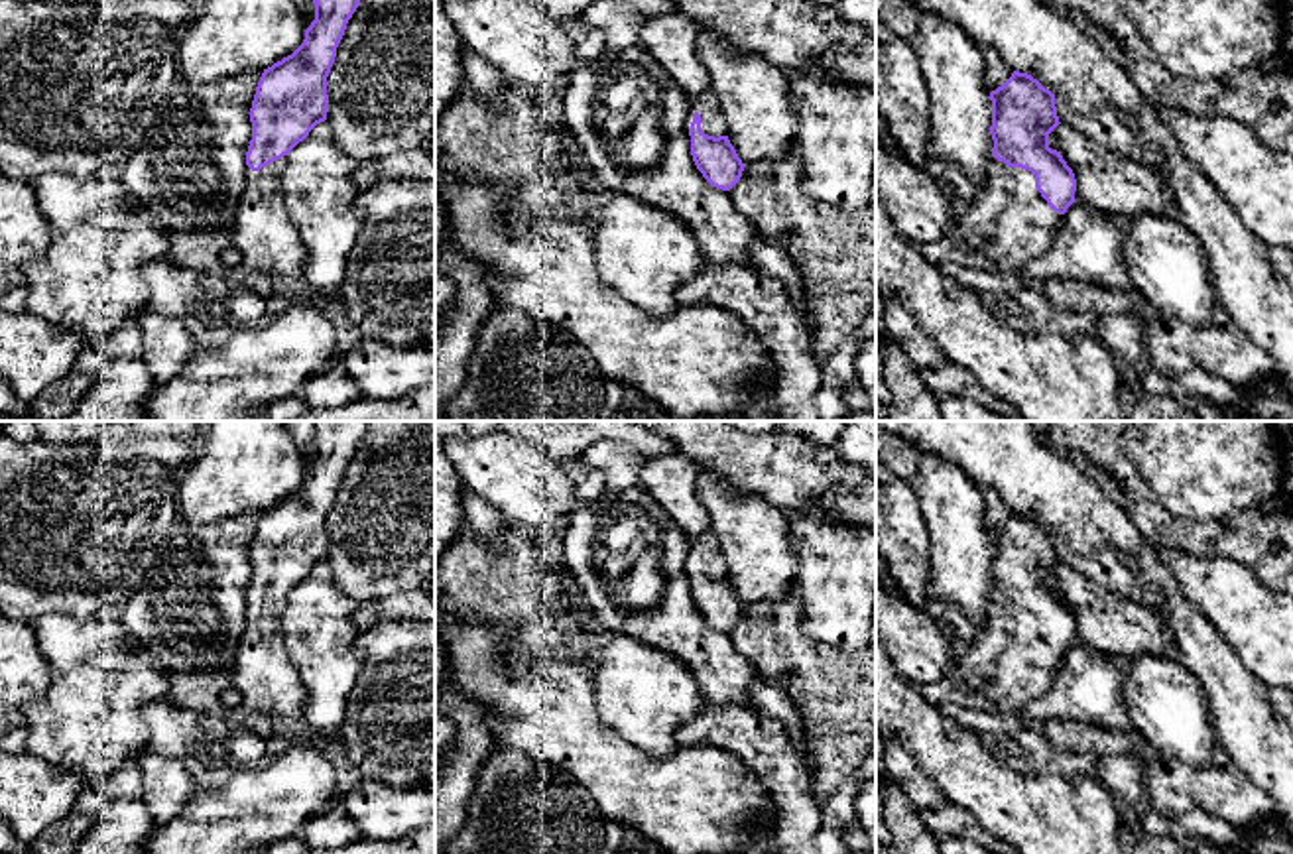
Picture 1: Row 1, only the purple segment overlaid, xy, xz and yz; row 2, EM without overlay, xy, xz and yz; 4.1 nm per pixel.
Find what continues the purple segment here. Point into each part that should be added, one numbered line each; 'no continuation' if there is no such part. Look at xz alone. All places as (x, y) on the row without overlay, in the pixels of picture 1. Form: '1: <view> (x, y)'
1: xz (713, 563)

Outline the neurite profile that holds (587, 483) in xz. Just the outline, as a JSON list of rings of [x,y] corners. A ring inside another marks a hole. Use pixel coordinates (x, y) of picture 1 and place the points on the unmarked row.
[[[573,460],[565,466],[565,470],[569,472],[573,480],[575,498],[581,504],[588,504],[588,502],[602,498],[604,484],[602,484],[600,474],[594,468],[579,460]]]

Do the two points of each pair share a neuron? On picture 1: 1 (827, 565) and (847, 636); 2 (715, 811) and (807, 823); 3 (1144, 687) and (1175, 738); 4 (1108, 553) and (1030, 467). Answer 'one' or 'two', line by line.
1: one
2: two
3: one
4: one

